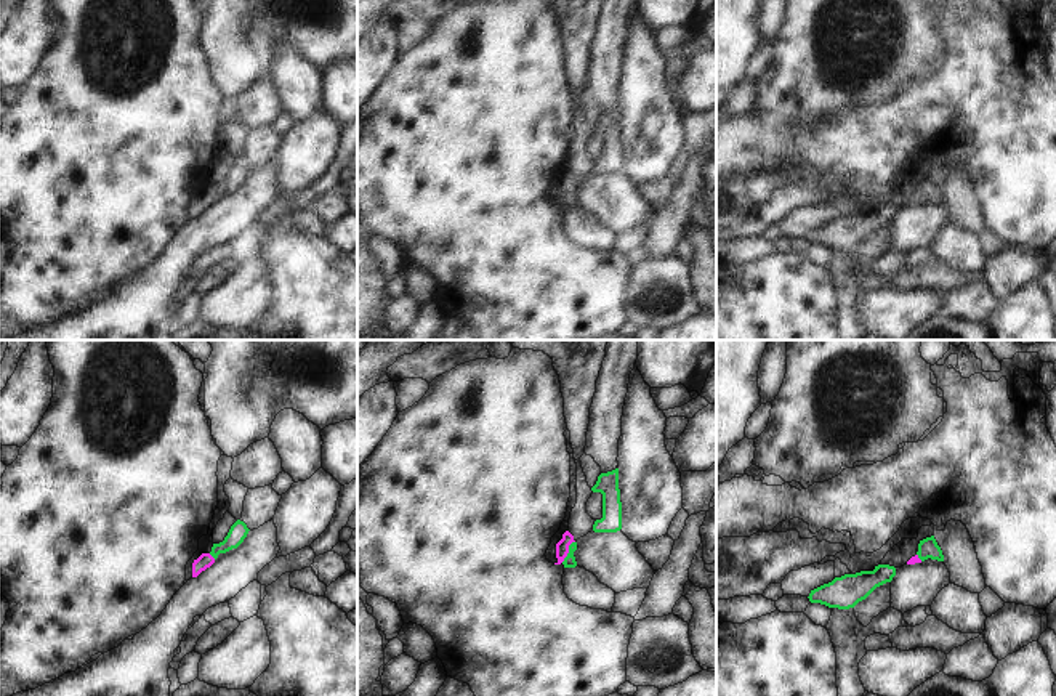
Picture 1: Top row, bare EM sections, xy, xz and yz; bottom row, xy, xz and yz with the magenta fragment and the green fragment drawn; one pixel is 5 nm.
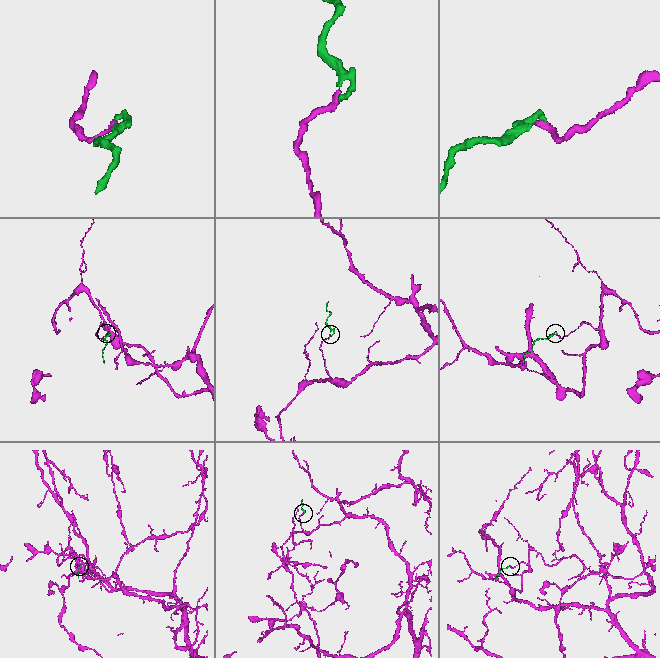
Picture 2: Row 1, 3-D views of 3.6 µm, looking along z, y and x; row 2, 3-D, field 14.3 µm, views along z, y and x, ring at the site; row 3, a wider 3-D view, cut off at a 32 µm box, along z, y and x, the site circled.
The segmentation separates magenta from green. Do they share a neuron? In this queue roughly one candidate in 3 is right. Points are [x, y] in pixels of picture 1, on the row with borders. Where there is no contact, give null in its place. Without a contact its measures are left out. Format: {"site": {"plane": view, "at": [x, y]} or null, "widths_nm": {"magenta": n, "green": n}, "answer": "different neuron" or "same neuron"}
{"site": {"plane": "xz", "at": [568, 552]}, "widths_nm": {"magenta": 60, "green": 60}, "answer": "same neuron"}

